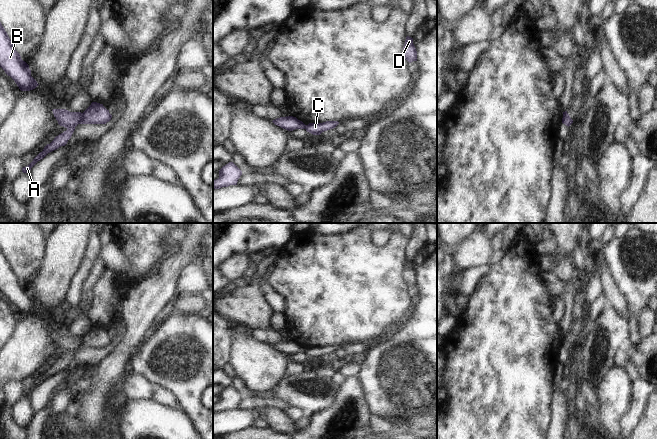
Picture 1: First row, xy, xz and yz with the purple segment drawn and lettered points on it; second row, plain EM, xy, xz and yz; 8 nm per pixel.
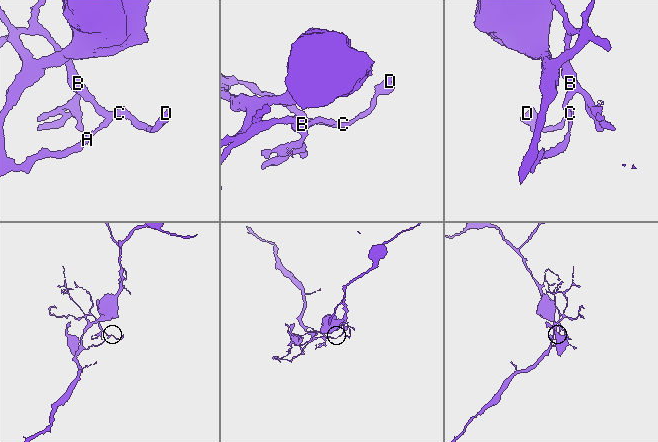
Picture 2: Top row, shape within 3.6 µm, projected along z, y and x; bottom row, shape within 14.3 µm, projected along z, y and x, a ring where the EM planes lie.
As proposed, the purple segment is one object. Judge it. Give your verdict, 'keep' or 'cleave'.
cleave

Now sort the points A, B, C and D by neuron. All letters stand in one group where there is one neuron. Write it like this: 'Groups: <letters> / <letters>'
Groups: A C D / B

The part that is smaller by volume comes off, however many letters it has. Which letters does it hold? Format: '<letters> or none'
B

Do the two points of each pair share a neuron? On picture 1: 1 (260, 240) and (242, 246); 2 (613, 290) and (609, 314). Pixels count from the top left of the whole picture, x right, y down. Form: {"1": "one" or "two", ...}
{"1": "one", "2": "two"}

